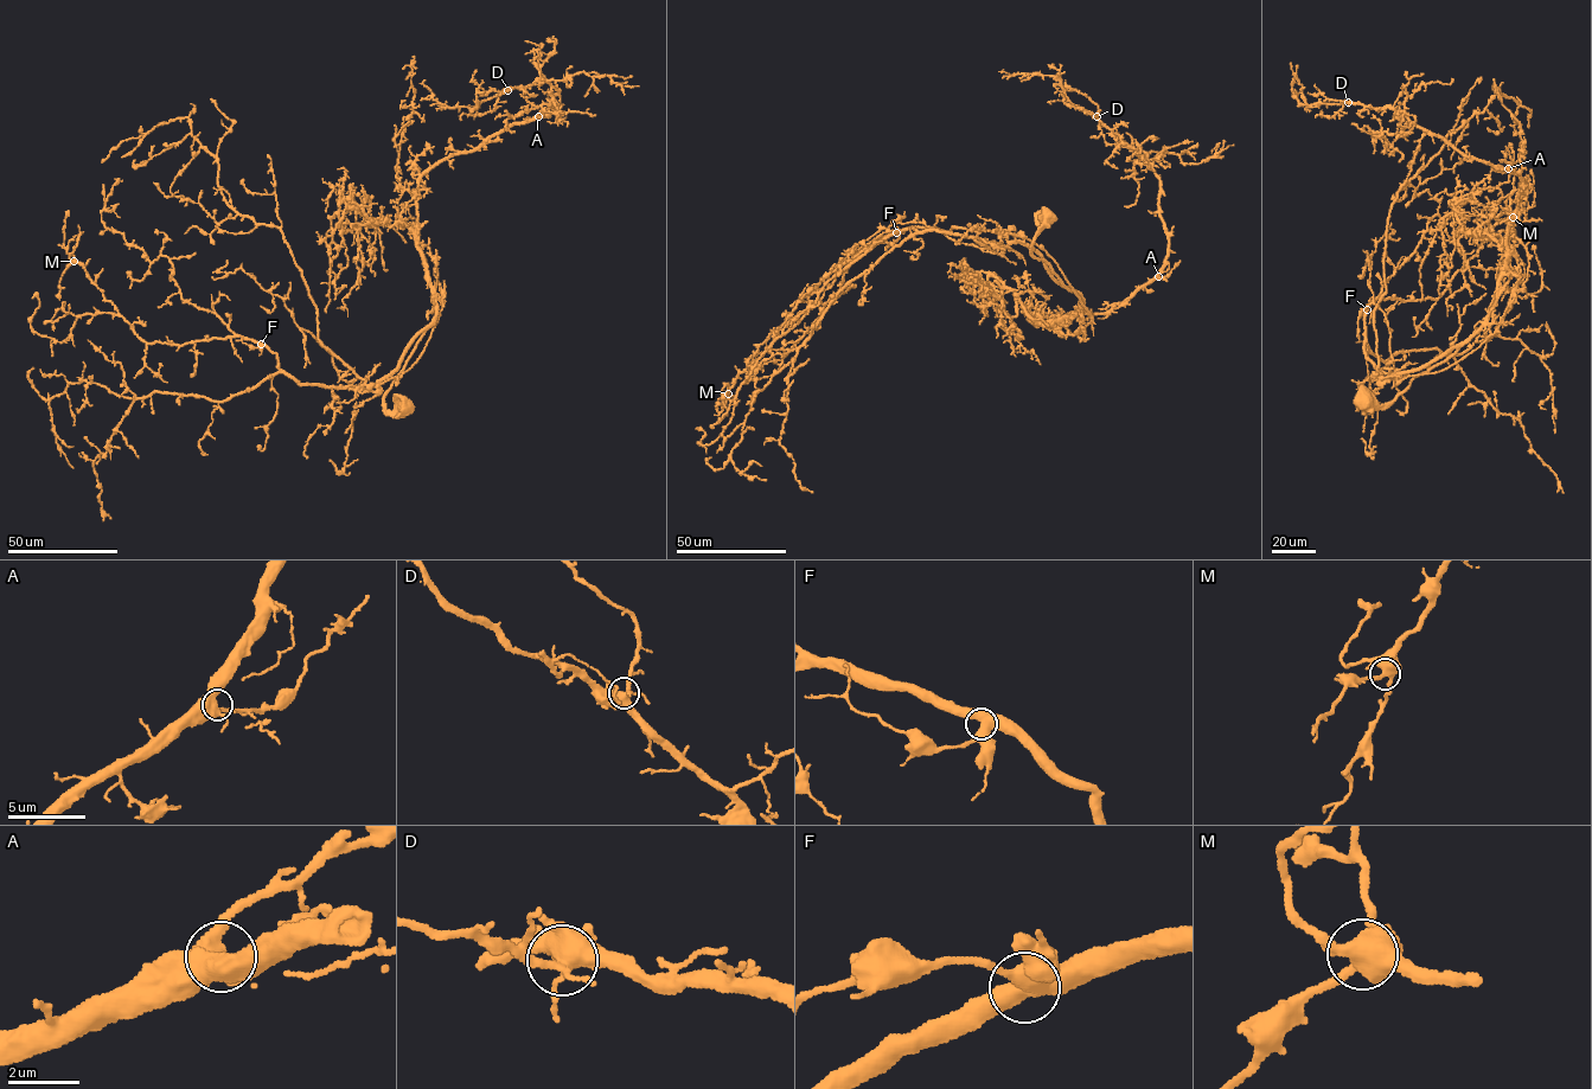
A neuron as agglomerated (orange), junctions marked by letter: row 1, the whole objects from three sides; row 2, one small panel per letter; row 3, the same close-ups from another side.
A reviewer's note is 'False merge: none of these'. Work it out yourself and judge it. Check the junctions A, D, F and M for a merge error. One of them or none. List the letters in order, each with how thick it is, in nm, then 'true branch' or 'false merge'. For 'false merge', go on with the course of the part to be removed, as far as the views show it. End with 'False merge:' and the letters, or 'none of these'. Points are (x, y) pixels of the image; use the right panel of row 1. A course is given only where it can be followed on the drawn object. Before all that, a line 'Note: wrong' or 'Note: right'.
Note: right
A: calibre 500 nm; true branch
D: calibre 480 nm; true branch
F: calibre 480 nm; true branch
M: calibre 500 nm; true branch
False merge: none of these

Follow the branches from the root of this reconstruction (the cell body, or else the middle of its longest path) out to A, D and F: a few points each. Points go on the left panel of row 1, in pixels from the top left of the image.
A: (402, 408), (389, 411), (383, 396), (436, 313), (417, 245), (420, 178), (538, 116)
D: (402, 408), (383, 396), (436, 313), (420, 178), (555, 110), (547, 81), (507, 90)
F: (402, 408), (389, 411), (383, 396), (426, 330), (397, 367), (366, 389), (300, 384), (261, 344)

